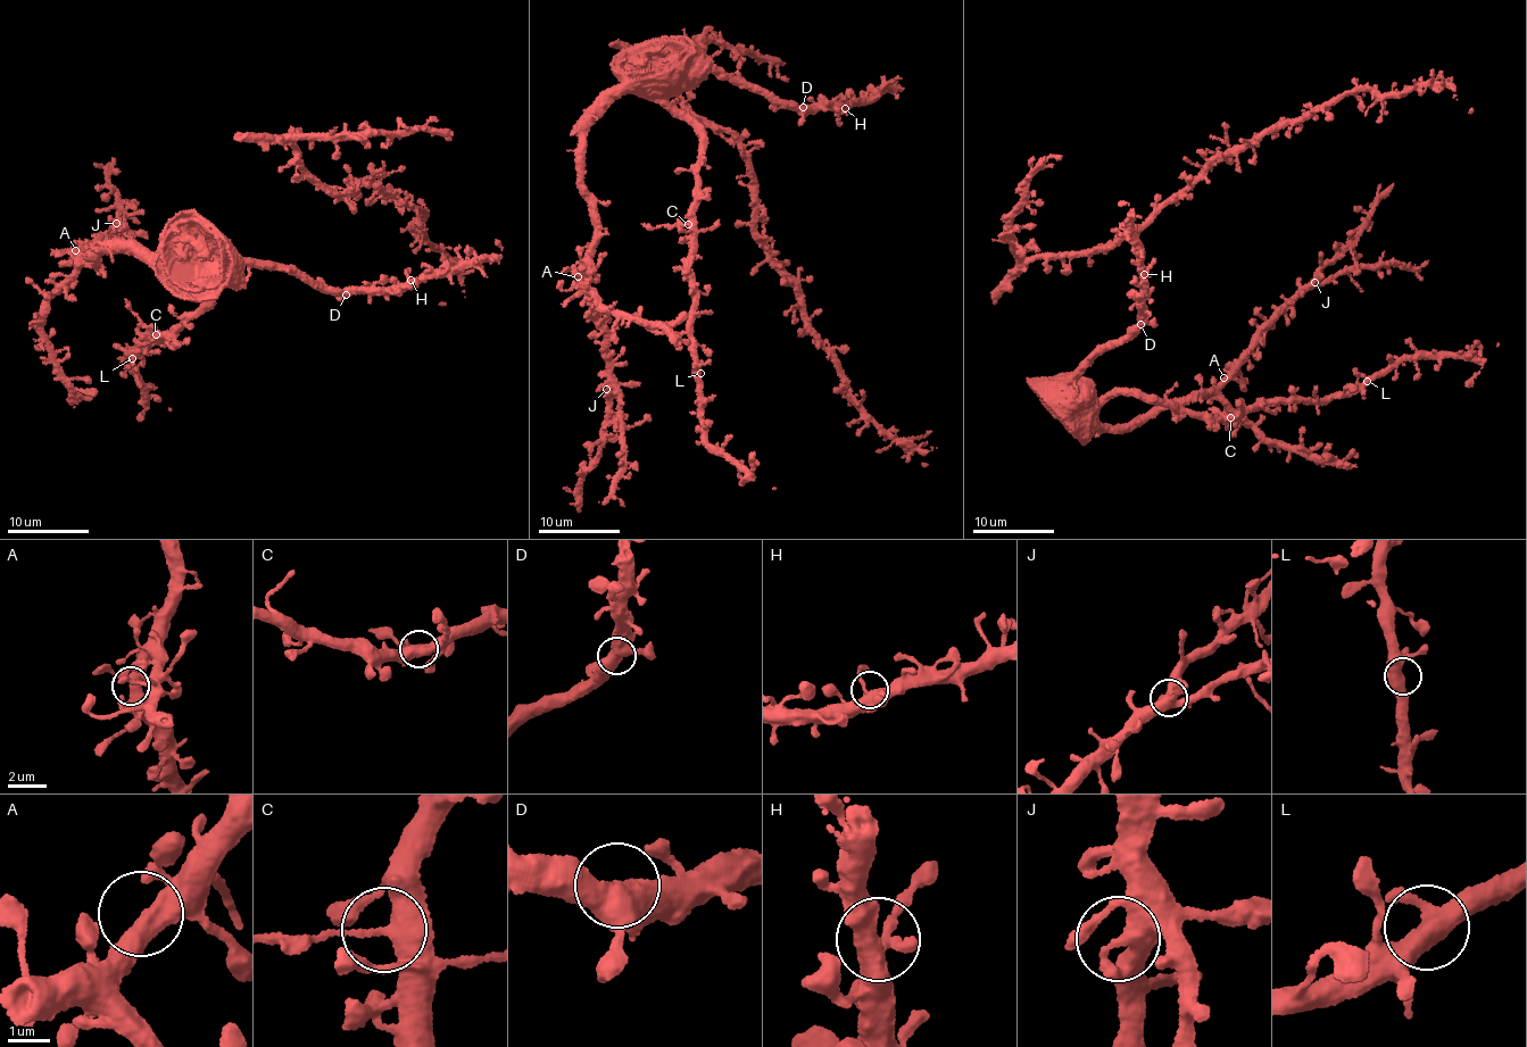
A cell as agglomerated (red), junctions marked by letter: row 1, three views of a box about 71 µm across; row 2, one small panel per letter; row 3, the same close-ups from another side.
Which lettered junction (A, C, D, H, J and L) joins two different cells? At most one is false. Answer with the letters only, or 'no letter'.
C

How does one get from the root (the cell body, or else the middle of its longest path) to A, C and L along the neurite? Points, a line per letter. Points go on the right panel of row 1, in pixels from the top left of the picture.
A: (1106, 347), (1068, 381), (1077, 377), (1084, 388), (1078, 393), (1080, 422), (1133, 429), (1223, 377)
C: (1106, 347), (1070, 381), (1088, 382), (1098, 400), (1130, 392), (1202, 415), (1225, 421), (1229, 417)
L: (1106, 347), (1070, 381), (1088, 382), (1098, 400), (1130, 392), (1226, 421), (1272, 404), (1322, 404), (1367, 381)

